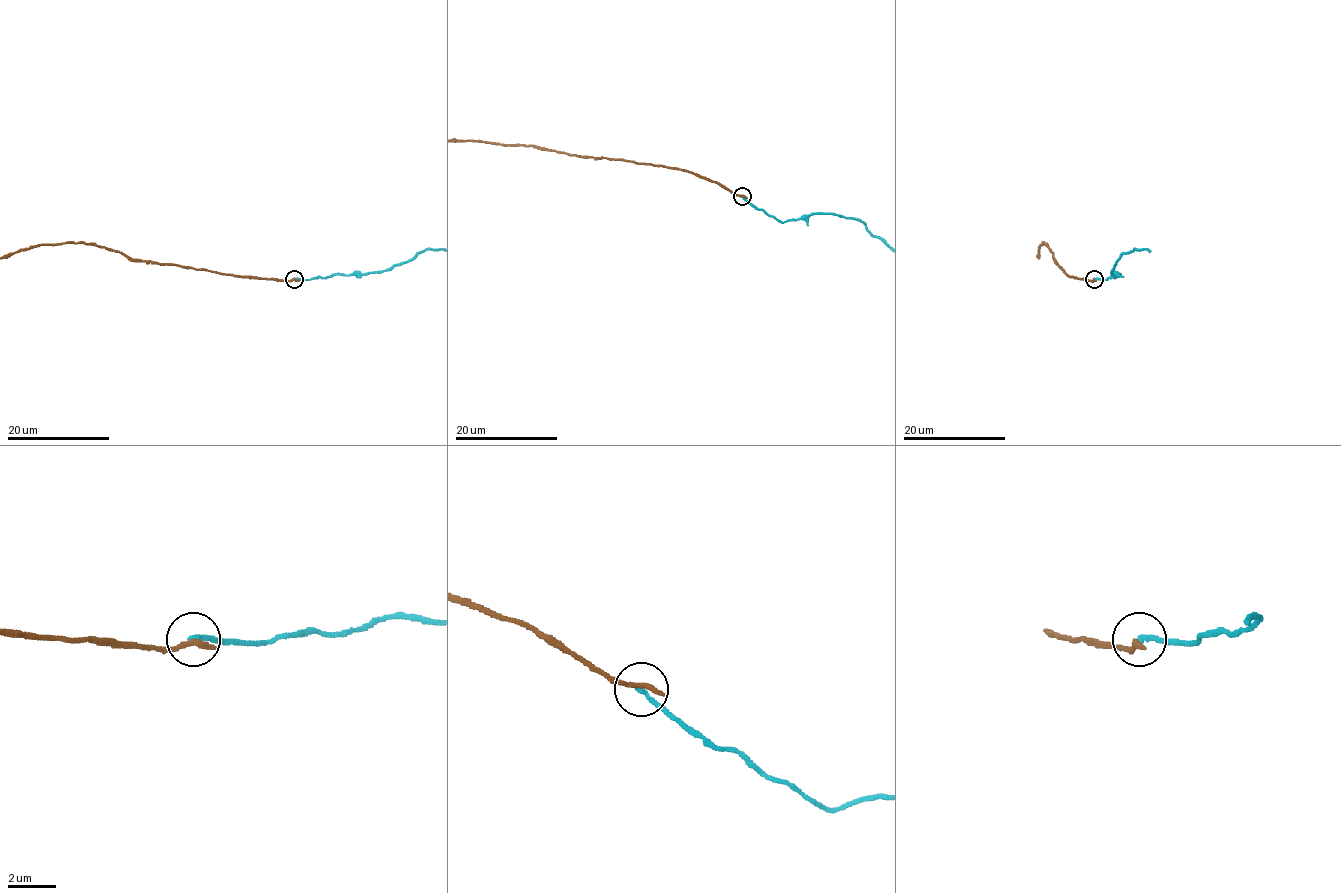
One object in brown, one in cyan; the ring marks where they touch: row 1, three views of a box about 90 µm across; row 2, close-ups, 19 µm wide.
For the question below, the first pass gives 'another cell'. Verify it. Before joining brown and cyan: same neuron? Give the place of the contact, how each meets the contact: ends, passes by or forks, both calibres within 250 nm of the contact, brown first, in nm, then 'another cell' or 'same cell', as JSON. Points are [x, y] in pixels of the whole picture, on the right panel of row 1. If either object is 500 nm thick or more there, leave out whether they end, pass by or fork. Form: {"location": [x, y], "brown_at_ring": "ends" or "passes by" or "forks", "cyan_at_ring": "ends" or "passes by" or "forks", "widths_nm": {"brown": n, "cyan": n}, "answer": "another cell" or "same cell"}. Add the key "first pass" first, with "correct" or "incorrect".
{"first pass": "correct", "location": [1094, 279], "brown_at_ring": "ends", "cyan_at_ring": "ends", "widths_nm": {"brown": 260, "cyan": 220}, "answer": "another cell"}

